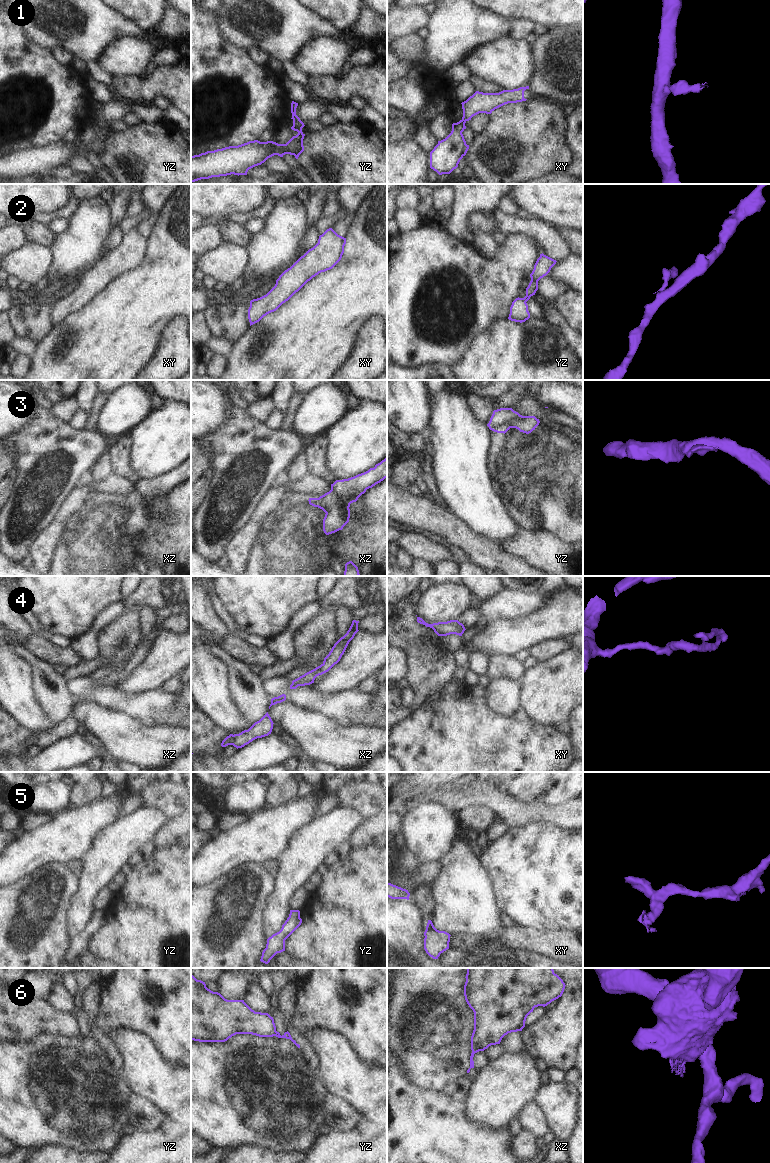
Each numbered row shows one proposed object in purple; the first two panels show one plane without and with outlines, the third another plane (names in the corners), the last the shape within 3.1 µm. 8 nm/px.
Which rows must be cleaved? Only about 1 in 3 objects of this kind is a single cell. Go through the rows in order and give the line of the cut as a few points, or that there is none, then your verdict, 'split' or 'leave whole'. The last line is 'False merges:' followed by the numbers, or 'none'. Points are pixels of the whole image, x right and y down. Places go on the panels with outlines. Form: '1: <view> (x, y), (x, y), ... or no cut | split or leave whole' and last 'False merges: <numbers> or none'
1: no cut | leave whole
2: yz (522, 298), (526, 301) | split
3: xz (331, 488), (340, 498), (340, 508), (348, 519) | split
4: no cut | leave whole
5: no cut | leave whole
6: yz (276, 1031), (269, 1036) | split
False merges: 2, 3, 6

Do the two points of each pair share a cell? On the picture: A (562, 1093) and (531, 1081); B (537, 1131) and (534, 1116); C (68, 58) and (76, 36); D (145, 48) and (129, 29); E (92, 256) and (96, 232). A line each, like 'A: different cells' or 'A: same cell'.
A: different cells
B: same cell
C: different cells
D: different cells
E: same cell

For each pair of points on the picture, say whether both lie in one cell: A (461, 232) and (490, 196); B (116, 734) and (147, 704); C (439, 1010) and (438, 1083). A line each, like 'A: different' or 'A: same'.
A: same
B: different
C: same

